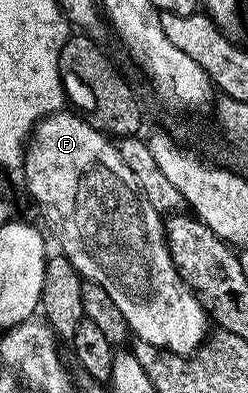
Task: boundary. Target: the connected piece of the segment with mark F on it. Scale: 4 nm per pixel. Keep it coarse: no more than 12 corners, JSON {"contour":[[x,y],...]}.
{"contour":[[37,122],[25,184],[130,333],[191,356],[211,320],[106,133]]}

